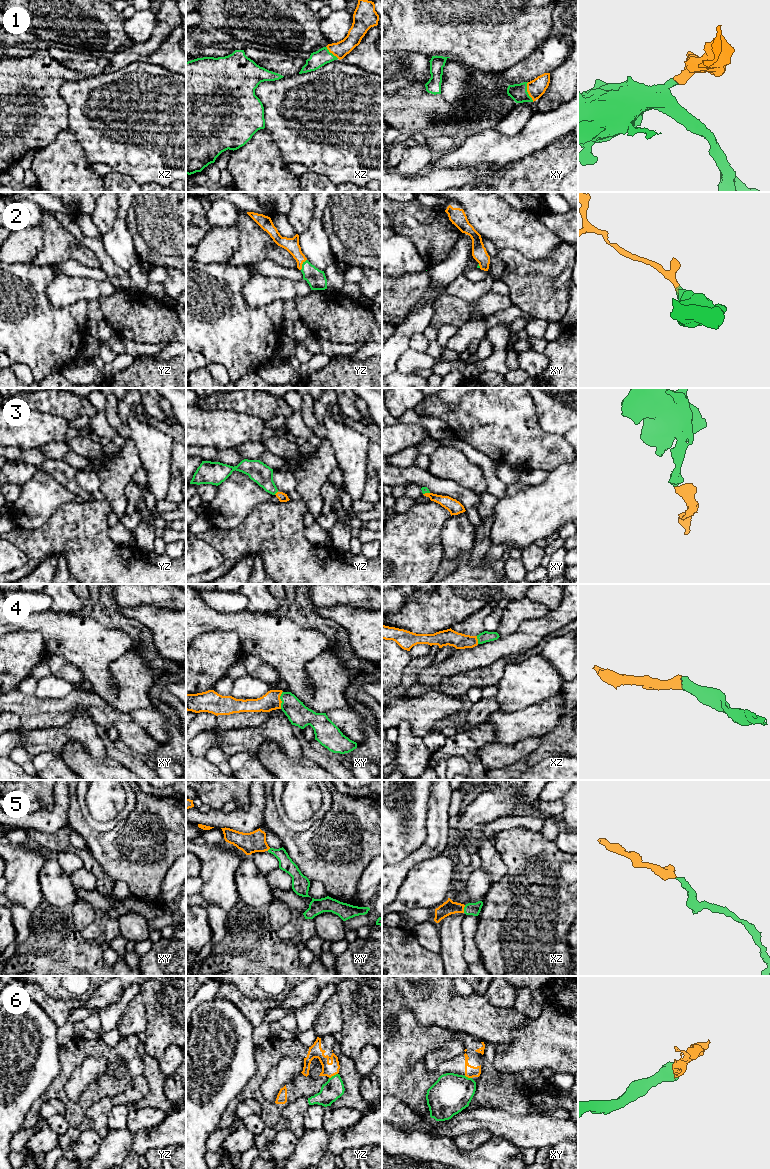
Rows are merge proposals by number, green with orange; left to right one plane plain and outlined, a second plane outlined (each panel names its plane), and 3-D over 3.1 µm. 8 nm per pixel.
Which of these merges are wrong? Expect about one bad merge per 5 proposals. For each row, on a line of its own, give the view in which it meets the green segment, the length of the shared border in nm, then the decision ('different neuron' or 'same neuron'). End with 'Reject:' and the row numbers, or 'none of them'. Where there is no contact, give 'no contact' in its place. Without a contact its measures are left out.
1: meets green in xy; contact 170 nm long; same neuron
2: meets green in yz; contact 100 nm long; same neuron
3: meets green in yz; contact 40 nm long; same neuron
4: meets green in xy; contact 140 nm long; same neuron
5: meets green in xz; contact 70 nm long; same neuron
6: meets green in yz; contact 80 nm long; different neuron
Reject: 6

